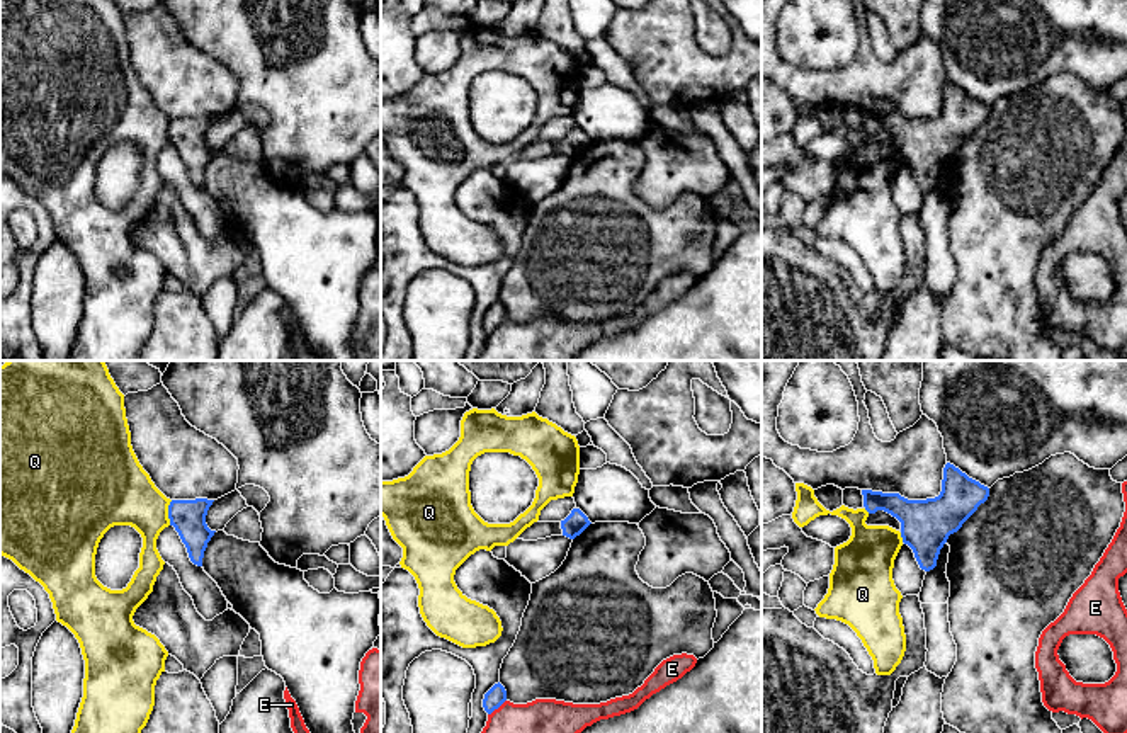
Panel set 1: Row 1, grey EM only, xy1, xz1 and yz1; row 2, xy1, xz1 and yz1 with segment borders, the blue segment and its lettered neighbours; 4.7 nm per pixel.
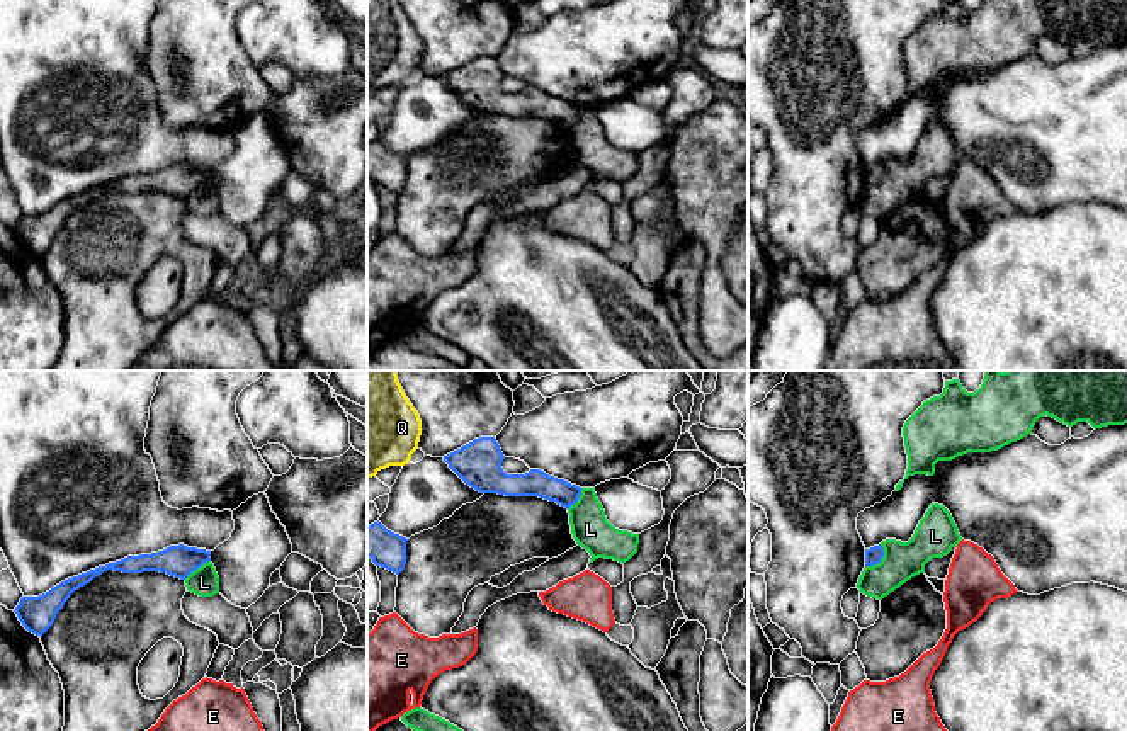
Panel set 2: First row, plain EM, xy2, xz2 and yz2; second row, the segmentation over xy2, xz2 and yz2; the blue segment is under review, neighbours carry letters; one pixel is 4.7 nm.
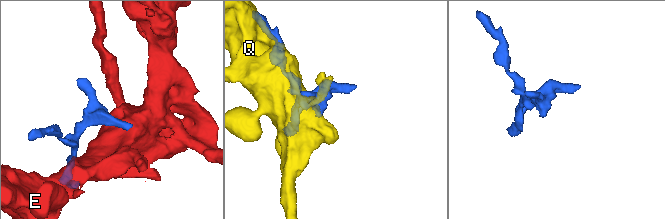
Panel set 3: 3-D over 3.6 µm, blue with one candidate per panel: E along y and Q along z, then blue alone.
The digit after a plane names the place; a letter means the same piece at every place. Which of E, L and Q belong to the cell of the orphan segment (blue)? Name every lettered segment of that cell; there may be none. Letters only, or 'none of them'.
none of them

